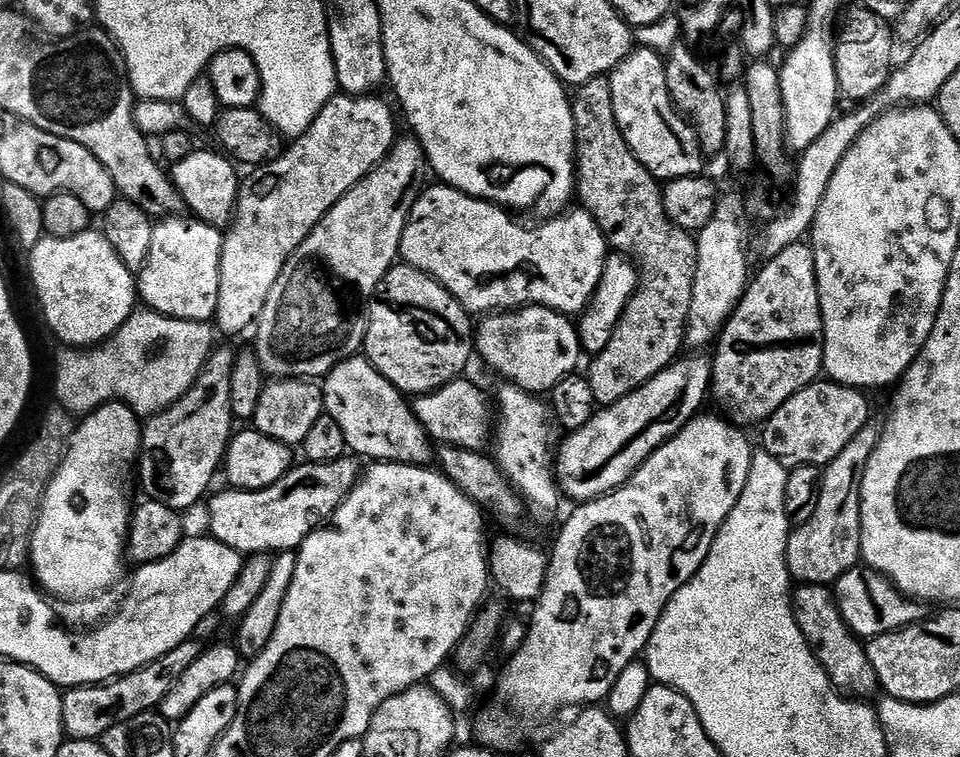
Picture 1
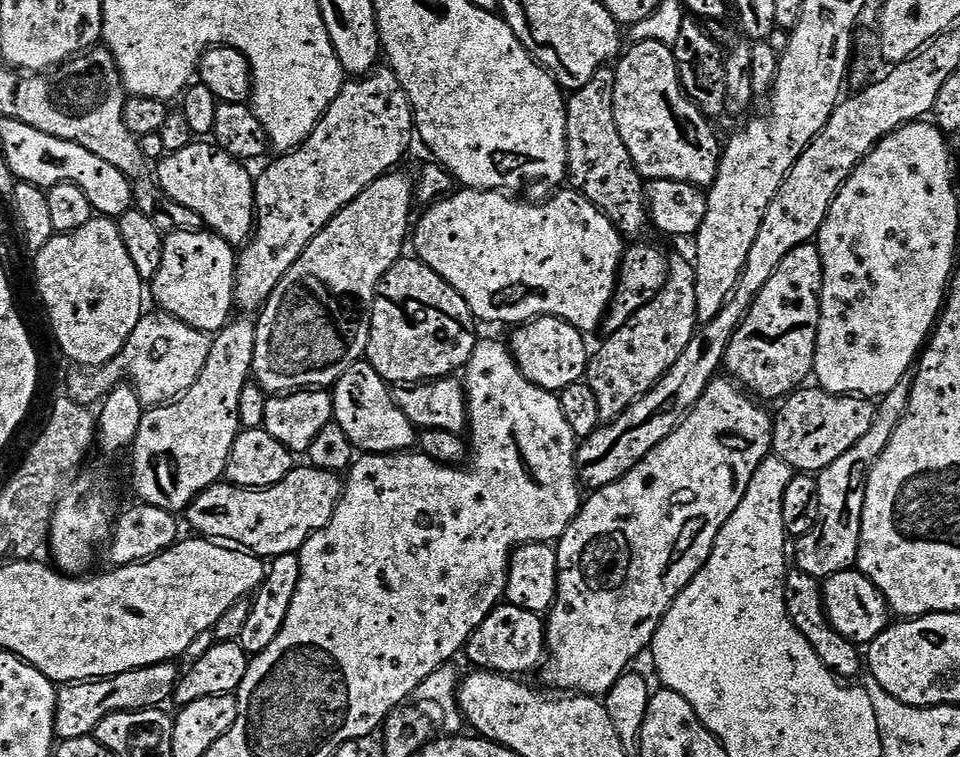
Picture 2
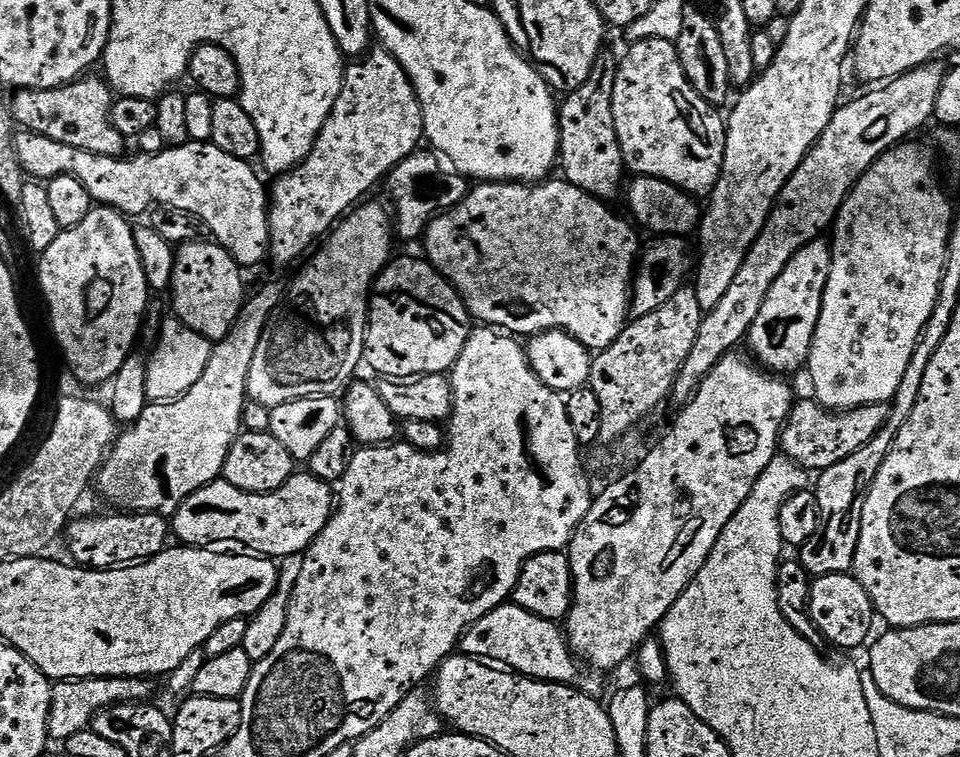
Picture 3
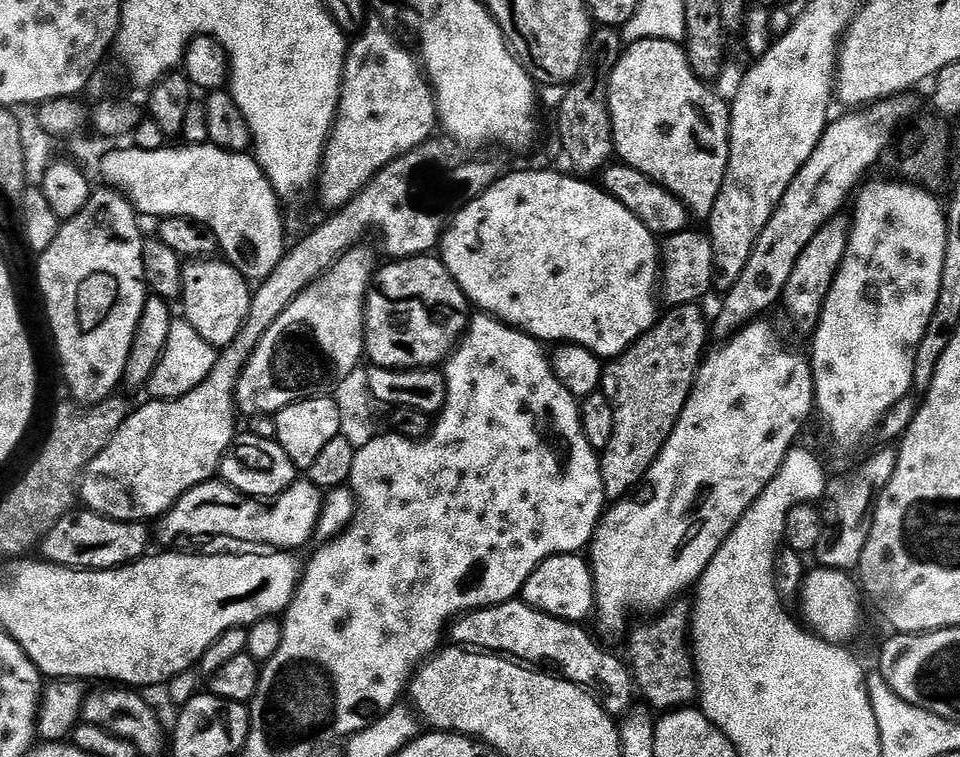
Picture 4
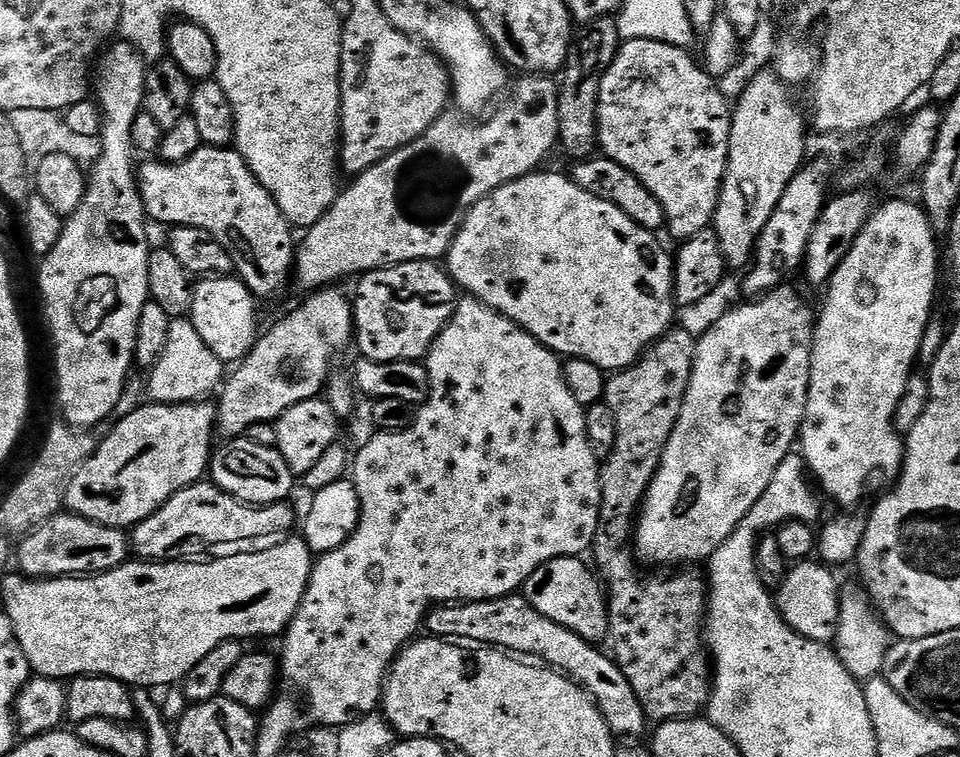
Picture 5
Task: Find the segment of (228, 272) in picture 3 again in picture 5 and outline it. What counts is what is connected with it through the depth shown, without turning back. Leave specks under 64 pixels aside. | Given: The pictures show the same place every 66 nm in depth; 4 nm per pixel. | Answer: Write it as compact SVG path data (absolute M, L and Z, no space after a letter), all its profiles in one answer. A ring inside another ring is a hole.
M235 275L201 279L195 285L195 290L190 319L198 334L202 334L202 342L206 342L206 346L210 346L210 350L214 350L214 354L222 362L245 360L256 345L261 331L260 324L256 321L257 297Z

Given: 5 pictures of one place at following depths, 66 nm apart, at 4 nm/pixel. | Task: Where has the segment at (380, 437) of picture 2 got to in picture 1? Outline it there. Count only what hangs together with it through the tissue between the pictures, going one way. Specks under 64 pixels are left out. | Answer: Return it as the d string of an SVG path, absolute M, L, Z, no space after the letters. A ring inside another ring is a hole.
M363 355L351 356L349 360L334 366L334 370L323 377L322 391L324 411L334 418L334 422L338 422L342 434L346 434L349 453L357 457L365 456L368 462L421 466L433 463L433 441L412 413L405 393L398 391Z

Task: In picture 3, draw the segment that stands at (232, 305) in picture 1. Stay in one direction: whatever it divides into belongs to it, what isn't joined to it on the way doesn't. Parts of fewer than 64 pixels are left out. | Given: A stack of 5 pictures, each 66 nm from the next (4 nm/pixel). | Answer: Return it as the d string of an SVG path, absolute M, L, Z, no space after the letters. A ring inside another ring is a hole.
M376 46L349 63L344 69L338 102L334 102L334 110L330 110L310 154L291 172L277 175L273 179L276 181L270 184L268 251L271 263L292 264L308 247L311 249L317 241L327 237L337 221L361 203L367 197L364 195L379 180L381 183L401 160L417 151L423 140L422 106L406 70L402 70L399 62L383 46Z

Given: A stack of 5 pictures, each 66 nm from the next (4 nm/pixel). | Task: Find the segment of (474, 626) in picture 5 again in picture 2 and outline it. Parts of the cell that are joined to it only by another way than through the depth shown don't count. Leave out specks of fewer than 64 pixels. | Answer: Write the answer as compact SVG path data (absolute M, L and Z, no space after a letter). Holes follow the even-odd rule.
M501 602L481 622L466 645L466 656L477 669L501 674L532 672L541 667L546 656L546 624L541 613L522 610L518 606Z

